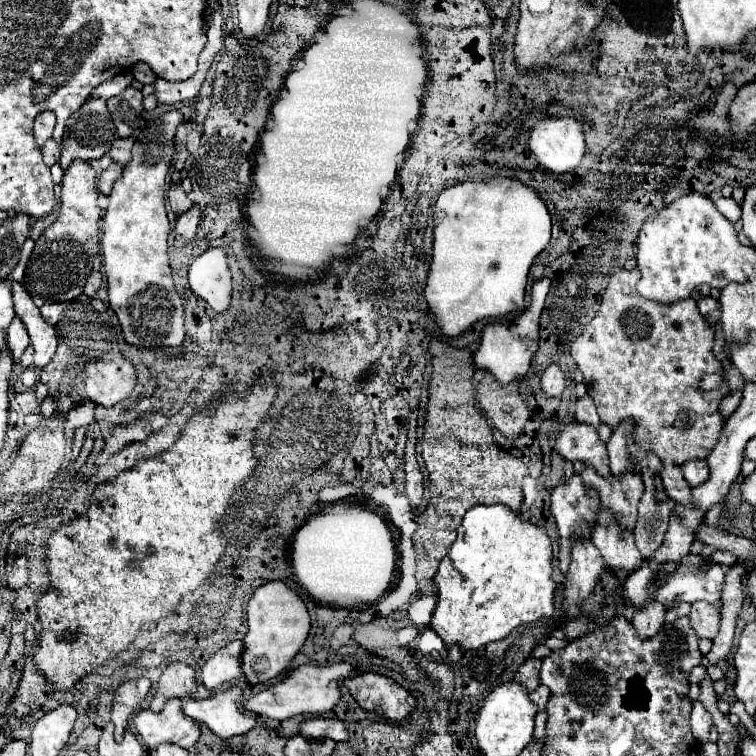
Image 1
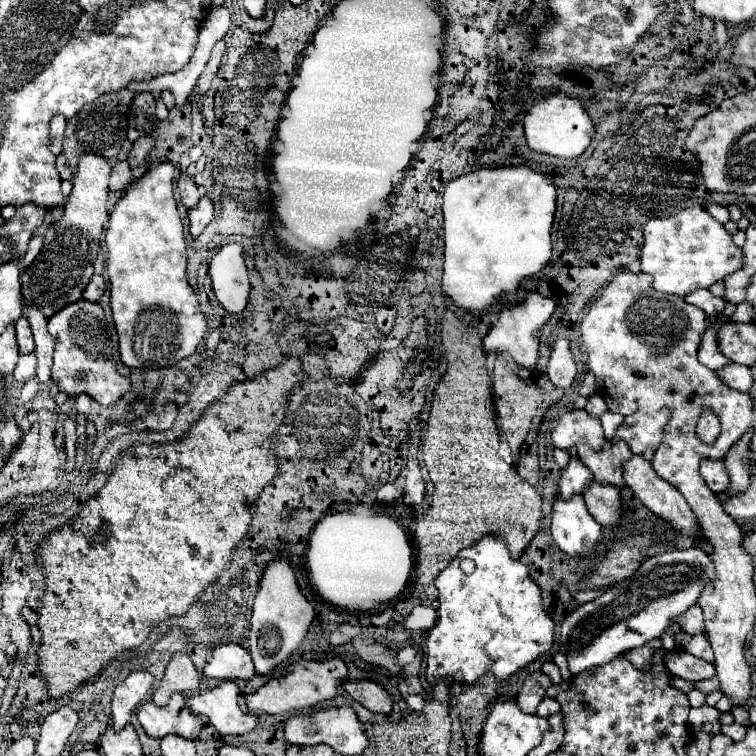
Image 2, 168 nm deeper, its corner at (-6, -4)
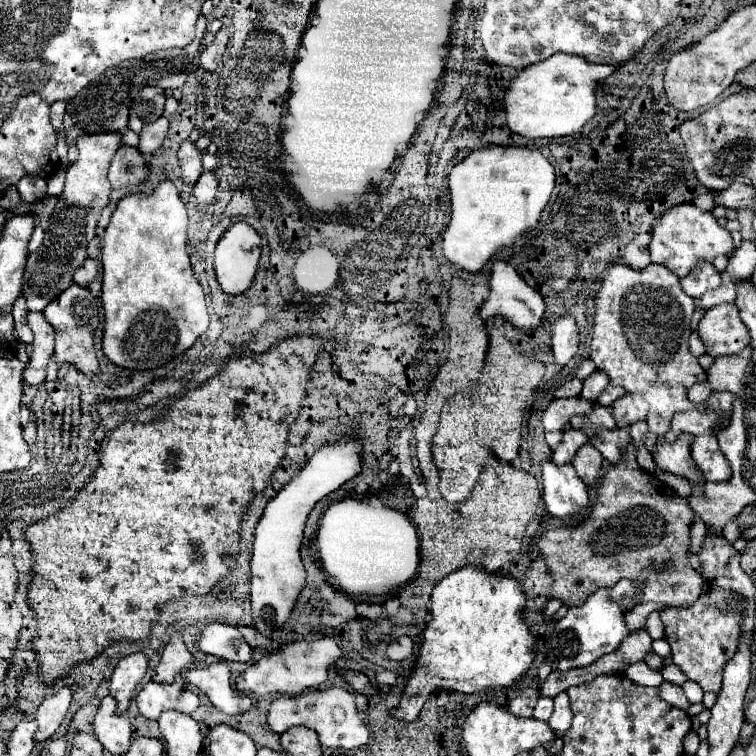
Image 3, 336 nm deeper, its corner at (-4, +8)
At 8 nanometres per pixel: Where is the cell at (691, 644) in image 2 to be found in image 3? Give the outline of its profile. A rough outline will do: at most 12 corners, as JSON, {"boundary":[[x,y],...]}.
{"boundary":[[708,588],[664,608],[672,662],[718,694],[740,642],[744,600]]}

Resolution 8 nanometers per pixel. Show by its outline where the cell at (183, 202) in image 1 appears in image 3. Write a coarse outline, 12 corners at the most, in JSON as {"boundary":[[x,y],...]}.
{"boundary":[[190,140],[178,150],[184,182],[202,174],[202,152]]}

